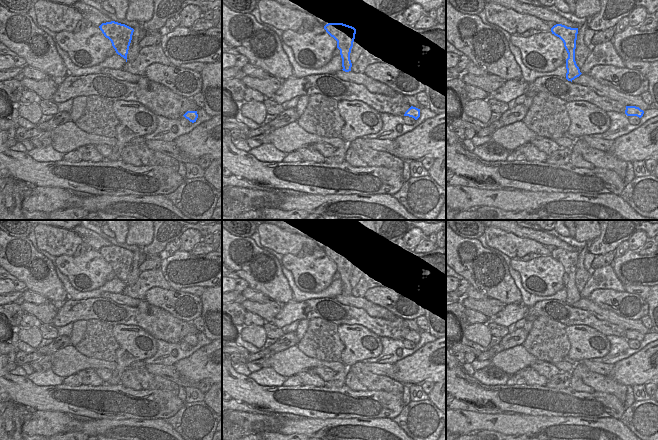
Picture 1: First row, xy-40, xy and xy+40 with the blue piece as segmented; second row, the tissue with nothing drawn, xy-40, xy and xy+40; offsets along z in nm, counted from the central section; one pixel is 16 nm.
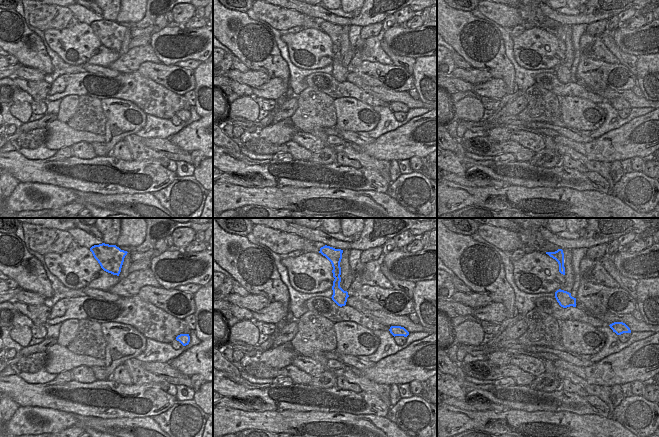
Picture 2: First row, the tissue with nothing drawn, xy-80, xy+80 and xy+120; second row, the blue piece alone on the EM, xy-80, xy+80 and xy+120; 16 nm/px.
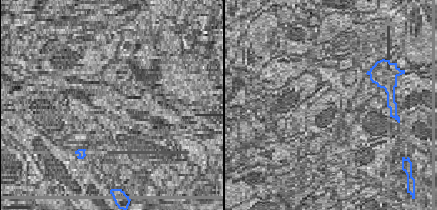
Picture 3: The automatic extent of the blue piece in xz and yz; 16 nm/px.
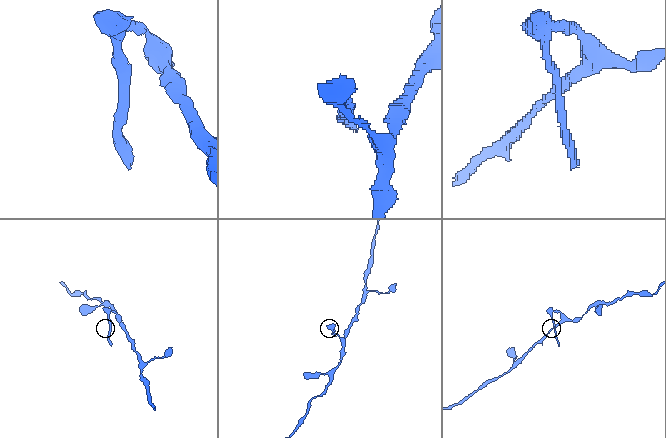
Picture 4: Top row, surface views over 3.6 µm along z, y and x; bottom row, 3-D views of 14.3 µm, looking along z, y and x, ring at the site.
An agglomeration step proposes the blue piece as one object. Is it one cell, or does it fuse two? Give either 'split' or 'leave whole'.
split

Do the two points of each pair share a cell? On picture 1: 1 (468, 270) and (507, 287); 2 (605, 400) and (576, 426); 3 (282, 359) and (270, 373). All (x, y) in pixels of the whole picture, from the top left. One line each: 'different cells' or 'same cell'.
1: same cell
2: different cells
3: different cells

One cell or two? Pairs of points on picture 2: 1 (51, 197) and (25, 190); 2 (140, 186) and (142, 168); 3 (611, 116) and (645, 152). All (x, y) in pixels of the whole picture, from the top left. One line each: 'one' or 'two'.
1: one
2: one
3: two

